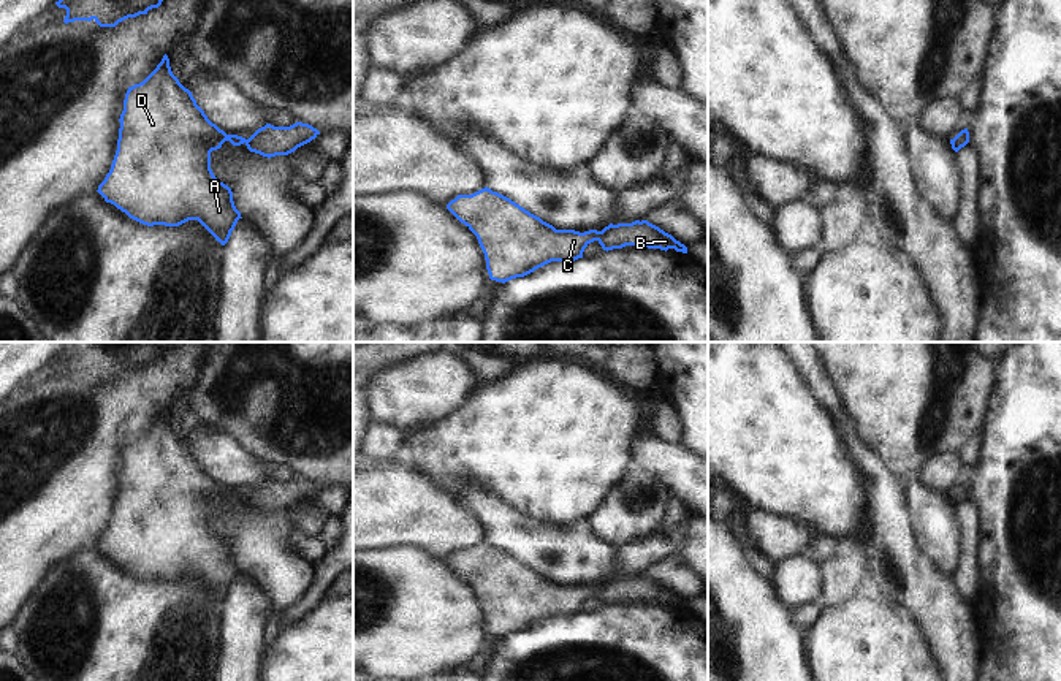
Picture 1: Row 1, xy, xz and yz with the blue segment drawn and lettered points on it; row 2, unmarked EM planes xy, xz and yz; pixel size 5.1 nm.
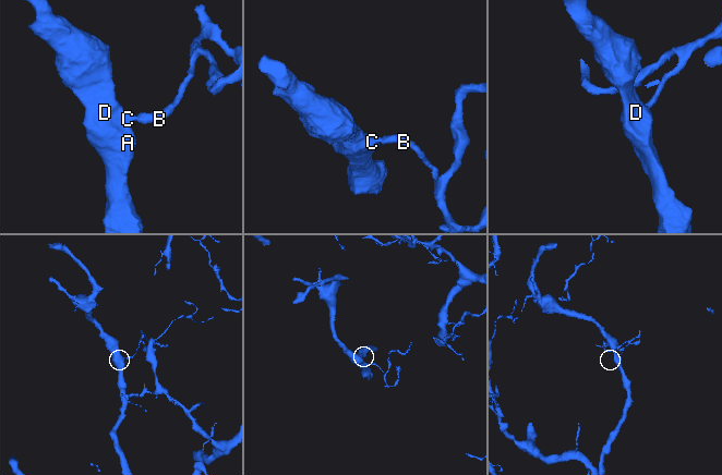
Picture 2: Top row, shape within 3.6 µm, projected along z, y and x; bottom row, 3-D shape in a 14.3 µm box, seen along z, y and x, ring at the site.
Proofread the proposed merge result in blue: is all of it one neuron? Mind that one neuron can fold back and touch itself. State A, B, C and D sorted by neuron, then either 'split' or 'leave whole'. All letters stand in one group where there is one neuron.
groups A B C D; leave whole

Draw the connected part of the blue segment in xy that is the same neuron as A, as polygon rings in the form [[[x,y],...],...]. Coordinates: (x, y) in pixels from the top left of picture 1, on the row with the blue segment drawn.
[[[166,54],[143,82],[128,87],[119,122],[117,150],[97,192],[106,203],[147,226],[179,226],[198,220],[222,245],[228,242],[242,217],[234,206],[231,188],[211,169],[211,152],[230,141],[233,146],[245,144],[250,152],[271,158],[288,155],[320,135],[317,128],[302,122],[290,127],[266,124],[249,139],[226,135],[207,119],[192,92],[173,74]]]

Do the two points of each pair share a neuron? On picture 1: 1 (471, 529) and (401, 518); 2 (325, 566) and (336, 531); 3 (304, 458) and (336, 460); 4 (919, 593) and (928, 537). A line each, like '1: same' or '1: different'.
1: same
2: different
3: same
4: different

